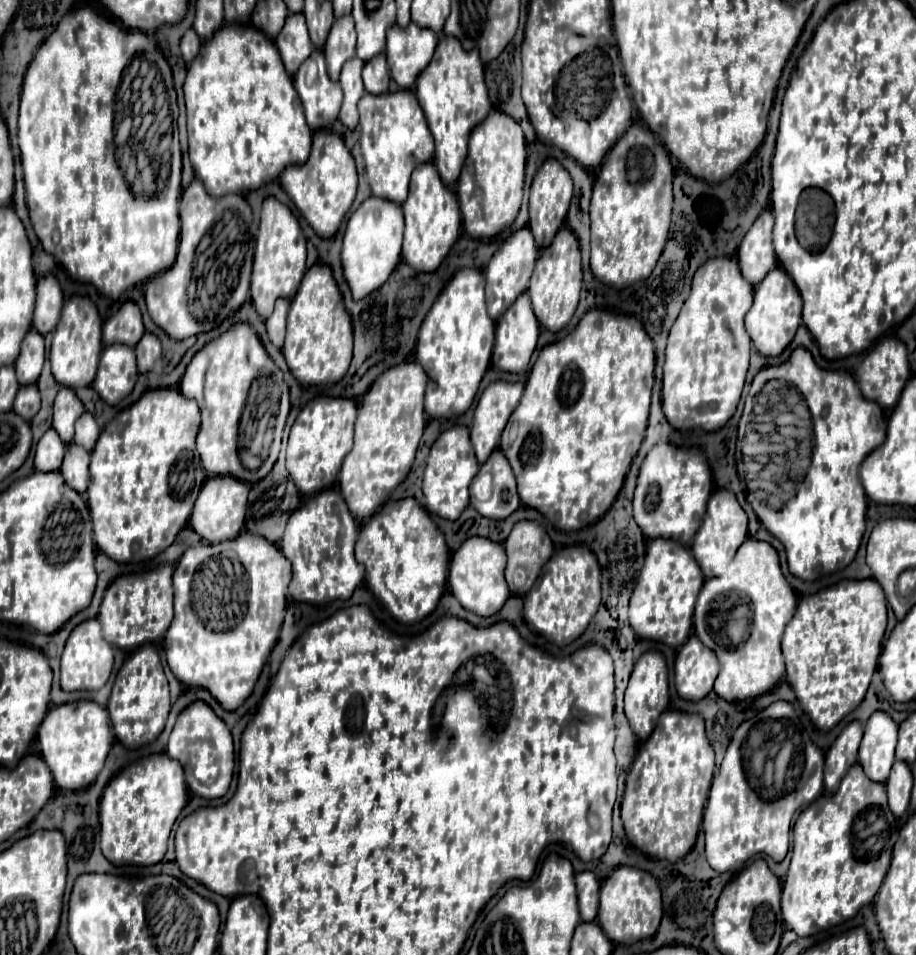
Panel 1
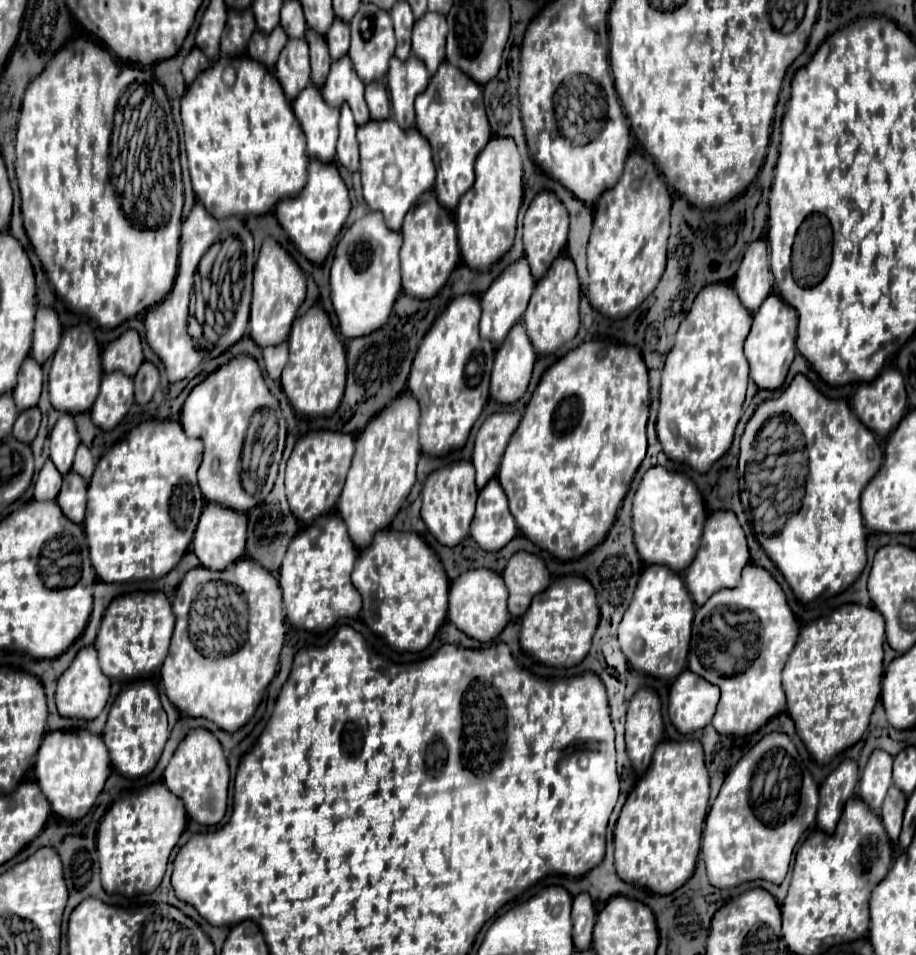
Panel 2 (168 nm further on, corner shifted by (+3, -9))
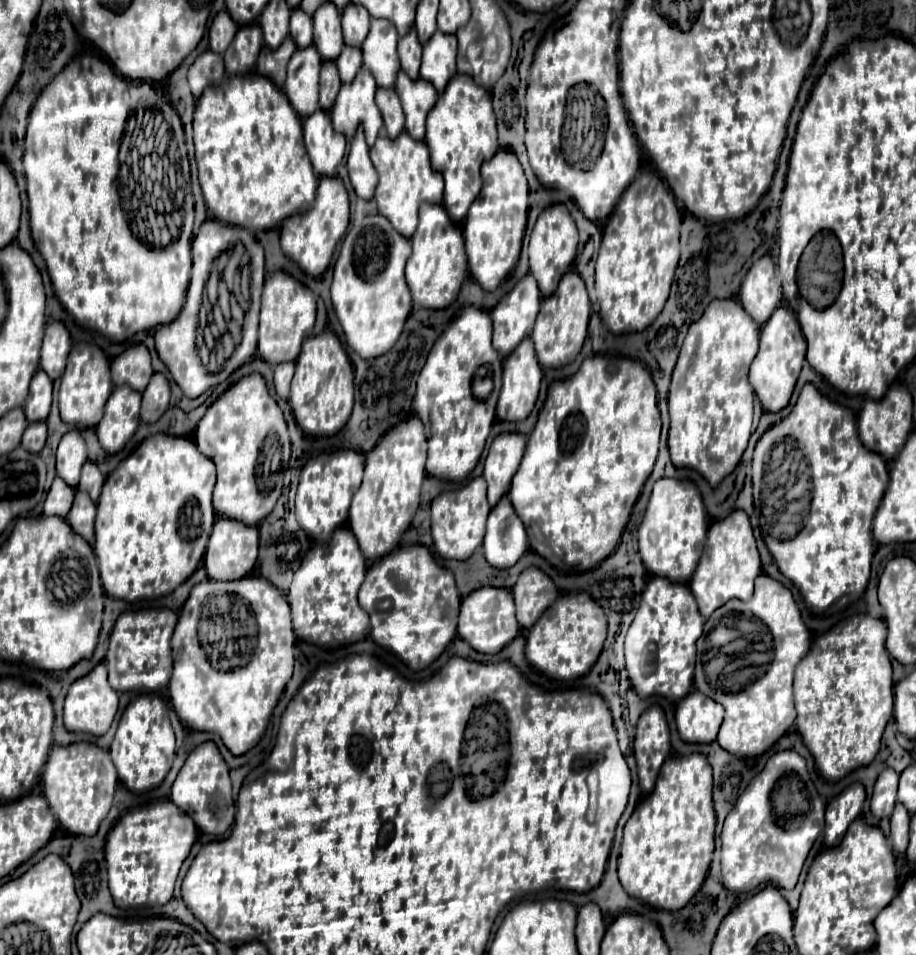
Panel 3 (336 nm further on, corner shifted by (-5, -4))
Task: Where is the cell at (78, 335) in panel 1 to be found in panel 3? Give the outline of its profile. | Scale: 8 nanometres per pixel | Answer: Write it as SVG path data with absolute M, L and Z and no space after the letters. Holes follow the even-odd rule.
M78 343L72 347L66 371L62 375L62 385L58 393L58 405L60 405L60 417L64 423L76 429L92 429L102 419L102 409L112 393L112 381L110 381L110 363L100 347L92 343Z

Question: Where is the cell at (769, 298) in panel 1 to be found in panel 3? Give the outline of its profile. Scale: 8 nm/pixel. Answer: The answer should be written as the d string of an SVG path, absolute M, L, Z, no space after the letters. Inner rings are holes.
M782 305L774 311L768 323L762 325L758 355L752 361L750 375L748 375L748 381L766 413L778 413L790 403L804 359L806 359L806 339L802 337L802 331L798 329L798 321L794 313L790 313L790 309Z

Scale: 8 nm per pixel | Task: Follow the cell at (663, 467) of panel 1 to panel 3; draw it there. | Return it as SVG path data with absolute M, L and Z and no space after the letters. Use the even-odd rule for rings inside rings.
M676 479L656 481L644 519L638 529L638 553L648 573L664 577L672 583L686 585L706 545L706 533L708 533L708 517L696 485L690 481L676 481Z

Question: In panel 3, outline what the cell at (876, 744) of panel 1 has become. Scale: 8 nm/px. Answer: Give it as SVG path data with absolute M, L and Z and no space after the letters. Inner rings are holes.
M884 769L874 785L874 795L870 803L870 811L876 819L886 819L892 815L896 805L898 791L898 773L894 769Z

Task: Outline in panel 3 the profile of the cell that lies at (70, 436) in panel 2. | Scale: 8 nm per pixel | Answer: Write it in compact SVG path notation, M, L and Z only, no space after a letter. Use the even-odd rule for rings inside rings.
M68 431L56 451L56 473L70 487L78 487L82 465L88 461L86 443L78 431Z

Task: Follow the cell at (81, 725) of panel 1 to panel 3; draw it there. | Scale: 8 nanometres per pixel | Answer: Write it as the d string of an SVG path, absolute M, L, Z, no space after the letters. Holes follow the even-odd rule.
M76 743L70 747L52 747L48 763L44 767L44 797L50 805L50 811L60 821L60 825L70 835L96 835L100 823L108 815L118 787L118 773L110 761L108 751L90 745Z

